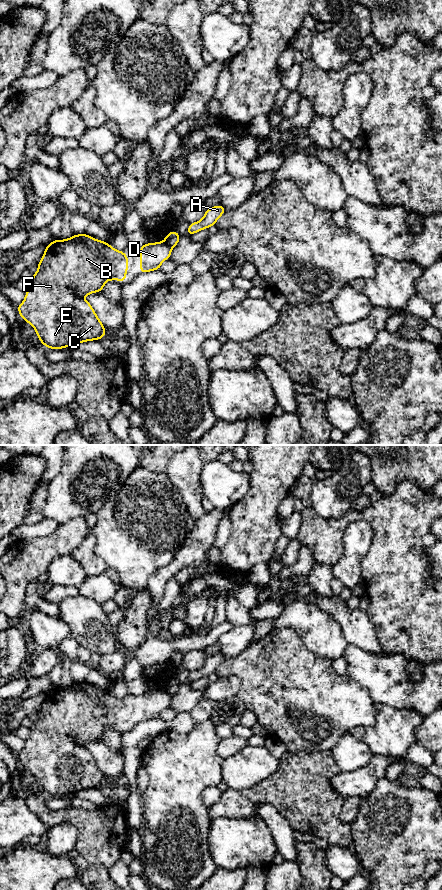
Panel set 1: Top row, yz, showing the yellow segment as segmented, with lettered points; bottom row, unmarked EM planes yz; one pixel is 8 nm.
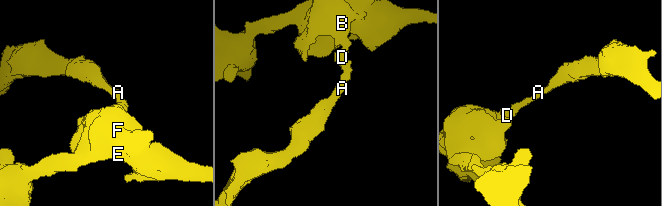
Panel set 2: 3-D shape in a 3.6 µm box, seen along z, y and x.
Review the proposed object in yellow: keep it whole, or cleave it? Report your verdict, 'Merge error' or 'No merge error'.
Merge error

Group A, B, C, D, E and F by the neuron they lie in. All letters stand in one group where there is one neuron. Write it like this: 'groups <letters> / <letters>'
groups A / B C D E F

